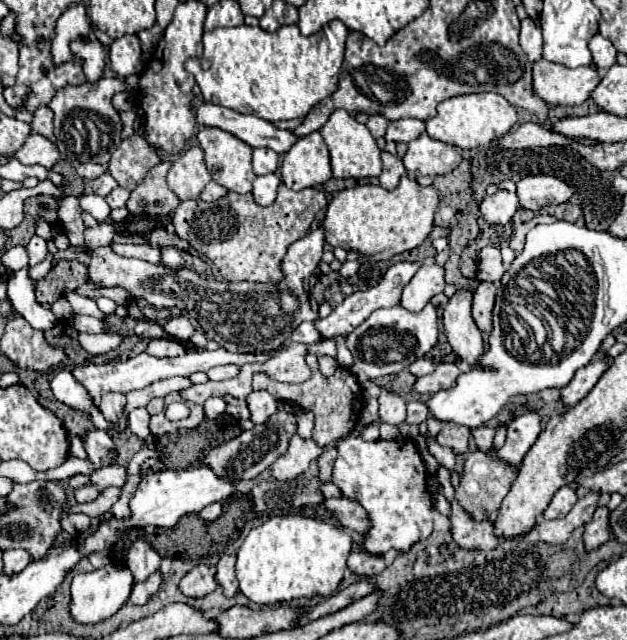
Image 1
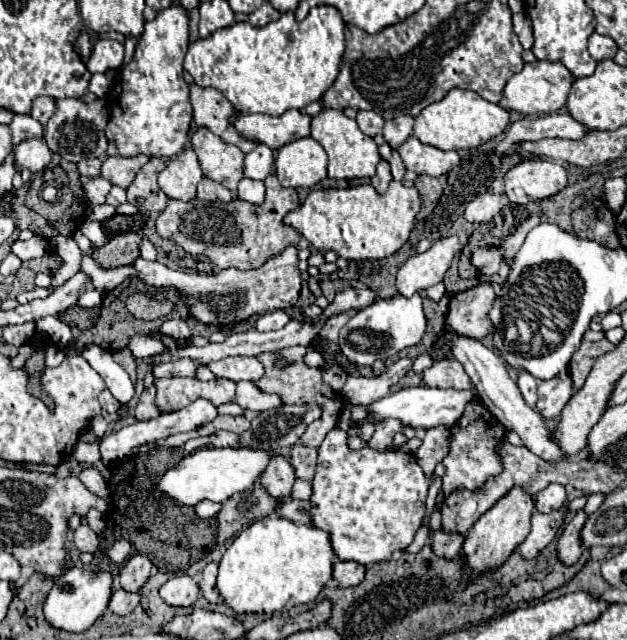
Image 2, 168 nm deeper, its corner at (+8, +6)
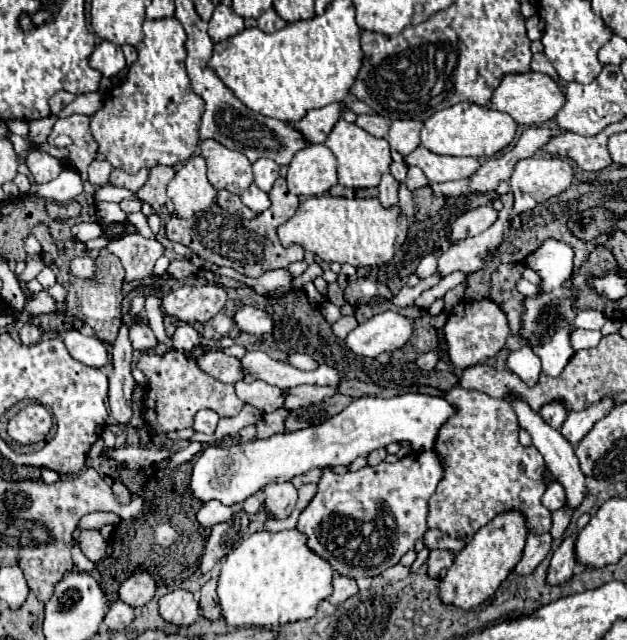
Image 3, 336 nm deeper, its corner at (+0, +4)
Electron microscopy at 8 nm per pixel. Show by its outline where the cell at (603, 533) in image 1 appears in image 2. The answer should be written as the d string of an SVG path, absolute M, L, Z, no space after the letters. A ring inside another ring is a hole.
M580 510L564 528L560 540L558 540L558 558L564 562L564 564L574 564L578 562L578 558L582 556L584 552L584 544L582 544L582 528L586 524L586 518L588 514L584 510Z

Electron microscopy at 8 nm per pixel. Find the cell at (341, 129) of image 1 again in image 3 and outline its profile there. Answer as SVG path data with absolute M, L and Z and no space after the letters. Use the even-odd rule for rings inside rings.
M338 120L330 136L326 138L326 146L338 158L338 182L348 188L372 188L380 184L382 174L390 170L390 146L384 138L374 138L366 130L358 128L356 124L348 124L346 120Z

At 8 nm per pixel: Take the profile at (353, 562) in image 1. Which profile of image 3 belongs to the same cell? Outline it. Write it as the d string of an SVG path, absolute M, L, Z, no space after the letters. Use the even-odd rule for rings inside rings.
M336 574L334 578L332 578L332 584L334 584L334 592L332 592L332 596L328 598L334 606L338 606L338 604L342 604L344 600L348 600L350 596L356 596L358 594L358 586L356 586L356 582L352 580L352 578L346 578L346 576L340 576L340 574Z

